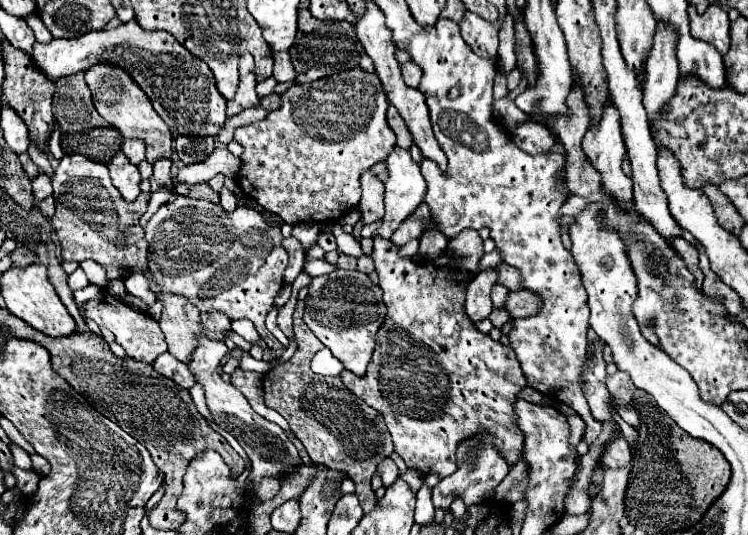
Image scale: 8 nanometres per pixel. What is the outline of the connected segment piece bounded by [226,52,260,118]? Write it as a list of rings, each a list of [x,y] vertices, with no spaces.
[[[244,52],[240,58],[240,88],[234,96],[234,100],[228,102],[228,118],[234,114],[240,114],[244,108],[258,106],[258,94],[256,94],[256,74],[254,74],[254,56],[250,52]]]

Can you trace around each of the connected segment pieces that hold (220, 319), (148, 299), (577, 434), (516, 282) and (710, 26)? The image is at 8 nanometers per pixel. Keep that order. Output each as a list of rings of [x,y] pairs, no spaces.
[[[210,312],[210,314],[202,314],[202,324],[212,340],[224,340],[224,332],[230,330],[232,320],[224,312]]]
[[[134,272],[132,276],[128,276],[128,278],[124,280],[124,284],[126,284],[126,292],[128,292],[128,294],[138,296],[140,300],[144,300],[144,302],[148,304],[148,308],[154,306],[154,302],[156,302],[156,294],[150,290],[146,272]]]
[[[570,406],[560,408],[560,410],[568,416],[568,422],[570,422],[570,432],[572,432],[572,434],[570,434],[570,444],[572,444],[572,446],[578,446],[584,430],[586,430],[586,424],[584,424],[584,420],[582,420]]]
[[[506,262],[498,264],[498,284],[506,286],[508,290],[522,290],[522,274],[514,266],[506,266]]]
[[[712,4],[704,14],[698,14],[694,6],[688,8],[690,30],[698,40],[714,44],[720,54],[730,50],[730,18],[728,12]]]

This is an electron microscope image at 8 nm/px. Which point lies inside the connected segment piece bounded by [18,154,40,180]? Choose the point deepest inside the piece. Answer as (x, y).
(30, 168)

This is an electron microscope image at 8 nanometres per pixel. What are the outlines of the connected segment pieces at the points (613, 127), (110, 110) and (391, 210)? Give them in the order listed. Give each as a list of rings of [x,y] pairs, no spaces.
[[[606,100],[604,108],[602,108],[602,120],[598,120],[598,124],[592,124],[588,128],[588,132],[586,132],[584,140],[582,140],[582,148],[584,148],[586,156],[590,158],[590,162],[594,164],[594,168],[600,170],[604,188],[620,204],[630,204],[630,198],[632,198],[632,180],[622,172],[622,160],[626,158],[626,146],[624,146],[624,138],[622,138],[622,126],[620,126],[618,108],[614,108],[614,104],[610,104],[610,100]]]
[[[96,64],[86,70],[86,82],[90,84],[94,106],[100,112],[100,116],[120,130],[124,138],[138,138],[146,144],[146,160],[154,164],[160,158],[170,158],[172,156],[172,142],[174,136],[168,128],[166,122],[160,120],[160,116],[154,112],[152,100],[138,88],[138,84],[130,78],[128,72],[122,72],[122,68],[114,68],[110,64]]]
[[[394,148],[386,158],[388,180],[386,184],[386,214],[384,224],[374,232],[382,238],[390,238],[394,230],[424,202],[426,180],[416,162],[412,162],[408,150]]]

